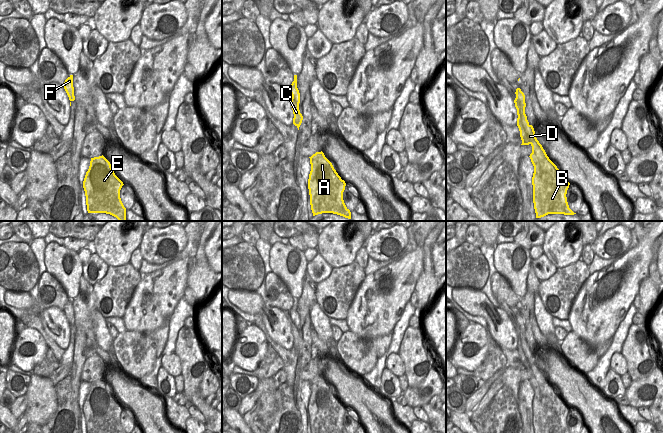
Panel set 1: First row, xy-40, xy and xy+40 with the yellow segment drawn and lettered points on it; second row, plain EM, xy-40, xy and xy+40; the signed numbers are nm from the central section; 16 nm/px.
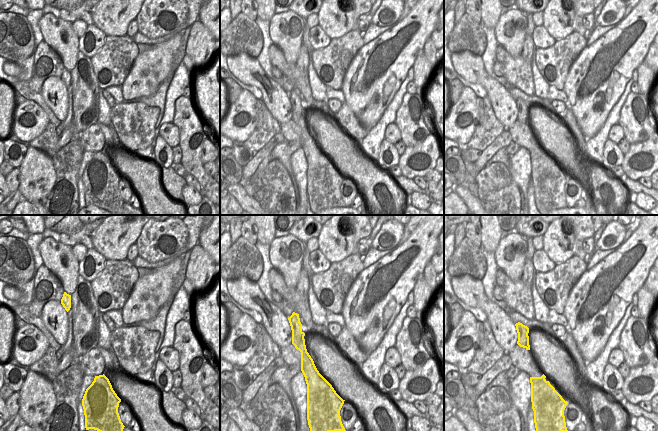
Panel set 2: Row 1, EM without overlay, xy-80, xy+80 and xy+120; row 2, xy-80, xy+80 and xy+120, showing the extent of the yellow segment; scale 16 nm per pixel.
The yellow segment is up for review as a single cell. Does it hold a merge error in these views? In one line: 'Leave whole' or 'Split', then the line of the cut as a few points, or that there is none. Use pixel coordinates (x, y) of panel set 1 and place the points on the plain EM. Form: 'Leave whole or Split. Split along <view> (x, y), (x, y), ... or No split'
Split. Split along xy (292, 321), (298, 330)

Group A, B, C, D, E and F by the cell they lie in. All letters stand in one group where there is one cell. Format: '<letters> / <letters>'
A B C D E / F

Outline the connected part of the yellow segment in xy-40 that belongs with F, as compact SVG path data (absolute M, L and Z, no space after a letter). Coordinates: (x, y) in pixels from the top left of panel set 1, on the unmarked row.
M70 299L64 306L63 311L69 321L70 325L75 324L74 311L73 311L73 299Z

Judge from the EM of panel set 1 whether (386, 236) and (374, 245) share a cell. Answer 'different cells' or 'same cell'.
same cell

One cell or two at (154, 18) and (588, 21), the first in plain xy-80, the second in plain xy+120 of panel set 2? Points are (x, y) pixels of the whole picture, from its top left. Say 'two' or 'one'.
two

